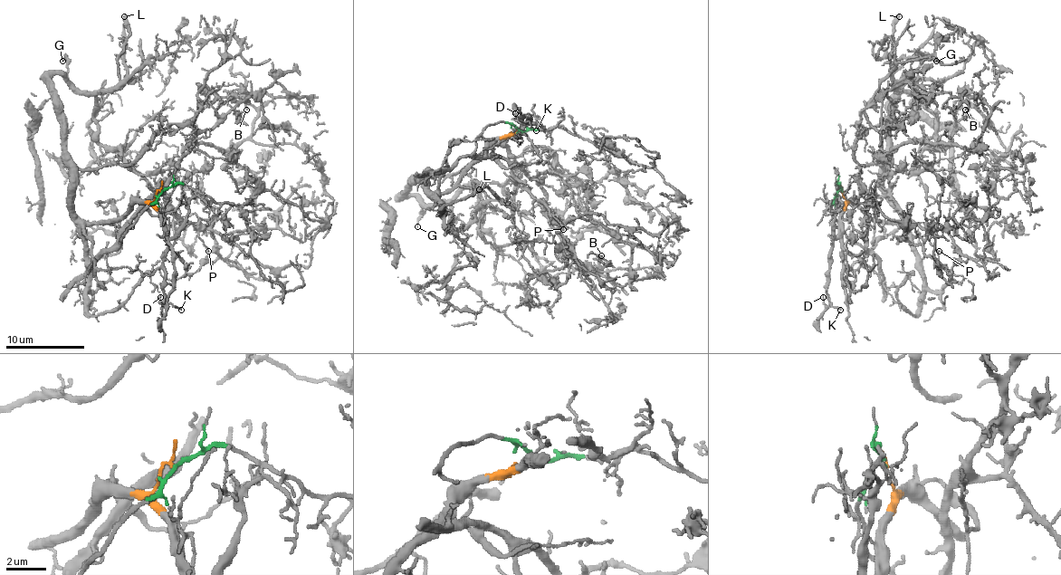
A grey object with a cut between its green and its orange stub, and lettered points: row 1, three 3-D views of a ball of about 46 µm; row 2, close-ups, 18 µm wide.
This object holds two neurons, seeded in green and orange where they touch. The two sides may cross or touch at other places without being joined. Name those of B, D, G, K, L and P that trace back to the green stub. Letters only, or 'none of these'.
B, P

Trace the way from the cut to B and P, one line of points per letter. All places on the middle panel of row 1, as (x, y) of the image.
B: (518, 133), (490, 123), (473, 155), (504, 157), (535, 180), (567, 247), (612, 280), (602, 254)
P: (518, 133), (513, 125), (501, 121), (490, 123), (476, 138), (473, 155), (501, 157), (563, 229)

